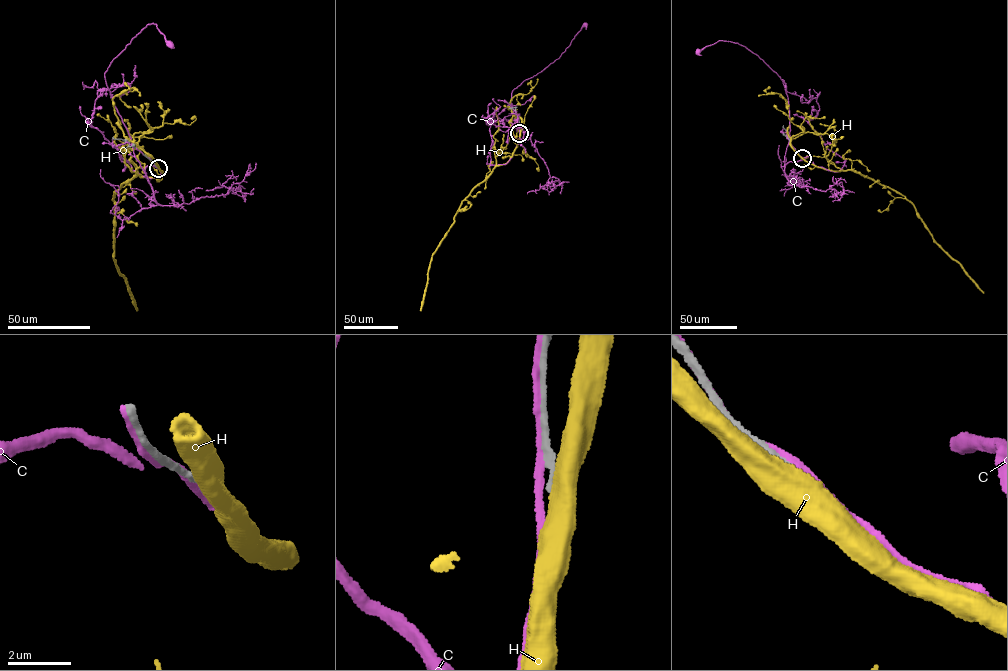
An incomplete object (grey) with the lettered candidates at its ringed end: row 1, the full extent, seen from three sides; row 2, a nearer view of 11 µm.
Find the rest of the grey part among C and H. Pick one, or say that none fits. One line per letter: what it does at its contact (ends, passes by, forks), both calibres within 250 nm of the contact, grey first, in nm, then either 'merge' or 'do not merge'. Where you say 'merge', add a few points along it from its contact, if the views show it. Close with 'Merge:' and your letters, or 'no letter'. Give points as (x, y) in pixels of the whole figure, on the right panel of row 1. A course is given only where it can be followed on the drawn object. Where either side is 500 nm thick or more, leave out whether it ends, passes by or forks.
C: it passes by; 190 nm thick on the grey side, 240 nm on the other; do not merge
H: 240 nm thick on the grey side, 550 nm on the other; do not merge
Merge: no letter

